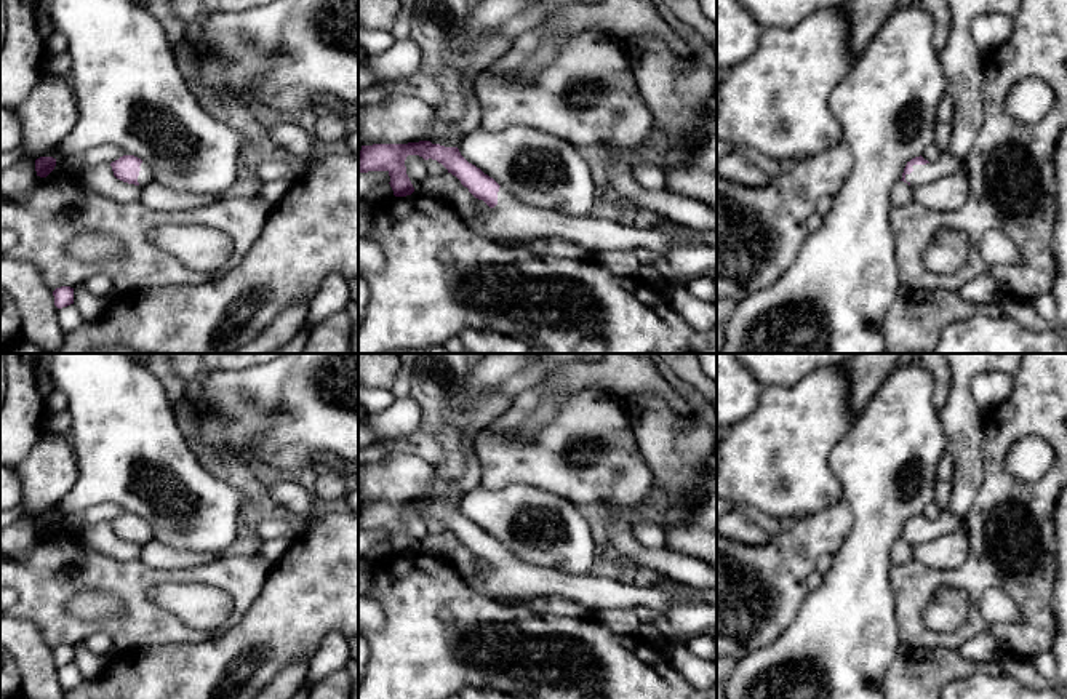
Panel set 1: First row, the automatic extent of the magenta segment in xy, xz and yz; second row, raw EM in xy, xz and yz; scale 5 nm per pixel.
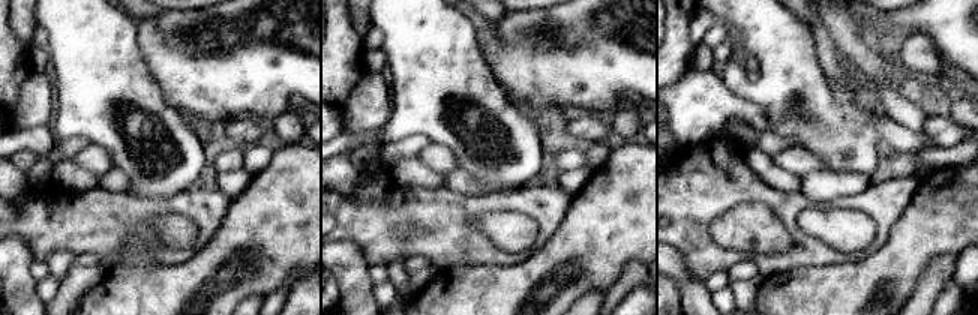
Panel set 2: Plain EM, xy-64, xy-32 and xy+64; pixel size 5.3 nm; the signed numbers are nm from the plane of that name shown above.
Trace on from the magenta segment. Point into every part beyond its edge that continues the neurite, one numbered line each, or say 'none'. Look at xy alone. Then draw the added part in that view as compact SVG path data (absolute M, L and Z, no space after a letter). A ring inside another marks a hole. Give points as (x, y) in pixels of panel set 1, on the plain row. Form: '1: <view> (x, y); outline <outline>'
1: xy (146, 535); outline M141 521L141 529L138 534L139 545L147 544L149 541L154 541L152 526L147 521Z

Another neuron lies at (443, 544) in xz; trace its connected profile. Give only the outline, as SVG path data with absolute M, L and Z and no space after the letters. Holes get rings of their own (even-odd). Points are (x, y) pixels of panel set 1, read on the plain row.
M446 529L442 534L429 533L424 541L414 545L414 550L419 555L440 555L450 560L459 545L464 545L461 539Z

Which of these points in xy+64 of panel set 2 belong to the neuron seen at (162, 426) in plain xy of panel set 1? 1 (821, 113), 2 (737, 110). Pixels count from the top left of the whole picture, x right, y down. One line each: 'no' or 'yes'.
1: yes
2: no

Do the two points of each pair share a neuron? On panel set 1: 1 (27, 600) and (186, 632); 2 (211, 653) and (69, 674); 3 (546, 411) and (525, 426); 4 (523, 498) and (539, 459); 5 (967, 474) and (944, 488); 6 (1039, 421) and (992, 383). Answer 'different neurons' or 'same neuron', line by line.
1: same neuron
2: different neurons
3: same neuron
4: different neurons
5: different neurons
6: different neurons

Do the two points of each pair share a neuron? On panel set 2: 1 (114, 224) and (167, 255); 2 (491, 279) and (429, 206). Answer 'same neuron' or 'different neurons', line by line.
1: same neuron
2: different neurons

